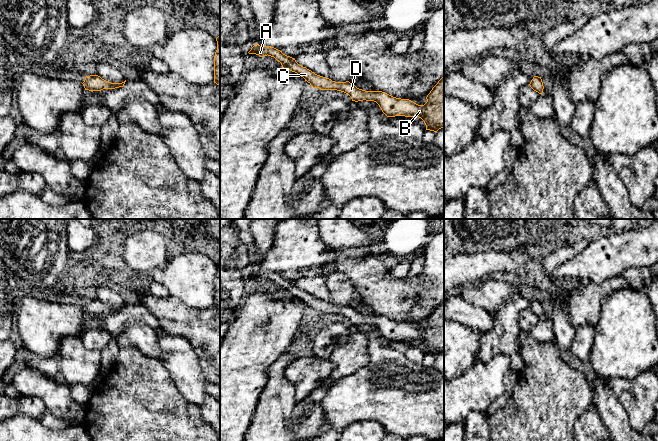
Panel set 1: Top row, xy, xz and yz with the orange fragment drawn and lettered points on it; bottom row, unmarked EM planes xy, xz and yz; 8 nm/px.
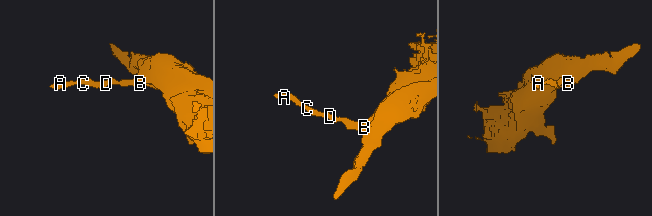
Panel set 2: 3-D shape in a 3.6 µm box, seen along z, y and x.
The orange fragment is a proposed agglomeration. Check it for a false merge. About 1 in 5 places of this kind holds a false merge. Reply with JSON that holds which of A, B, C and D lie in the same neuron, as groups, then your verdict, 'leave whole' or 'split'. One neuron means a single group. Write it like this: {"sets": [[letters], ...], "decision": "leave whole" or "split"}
{"sets": [["A", "B", "C", "D"]], "decision": "leave whole"}

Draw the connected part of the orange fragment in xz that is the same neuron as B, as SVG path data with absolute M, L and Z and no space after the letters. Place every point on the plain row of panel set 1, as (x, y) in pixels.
M255 268L248 277L256 278L260 281L267 279L274 281L281 287L282 292L297 297L313 312L341 315L348 318L352 325L355 326L363 324L374 325L387 341L419 341L424 345L426 354L434 356L444 351L444 300L427 319L427 326L424 329L418 329L409 323L396 322L382 315L359 313L349 305L335 306L329 302L317 299L306 291L299 289L292 281L271 270Z

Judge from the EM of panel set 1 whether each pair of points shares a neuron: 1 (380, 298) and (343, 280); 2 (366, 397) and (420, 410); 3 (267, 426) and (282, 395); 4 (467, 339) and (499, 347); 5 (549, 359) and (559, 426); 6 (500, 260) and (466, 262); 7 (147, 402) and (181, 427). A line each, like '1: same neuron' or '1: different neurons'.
1: different neurons
2: same neuron
3: same neuron
4: different neurons
5: same neuron
6: same neuron
7: same neuron

